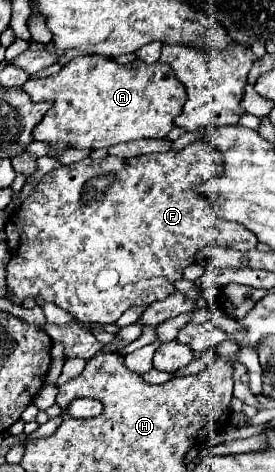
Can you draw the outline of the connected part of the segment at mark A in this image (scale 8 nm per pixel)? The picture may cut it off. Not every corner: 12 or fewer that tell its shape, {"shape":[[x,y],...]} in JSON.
{"shape":[[73,58],[27,80],[53,158],[165,138],[185,86],[163,62]]}

